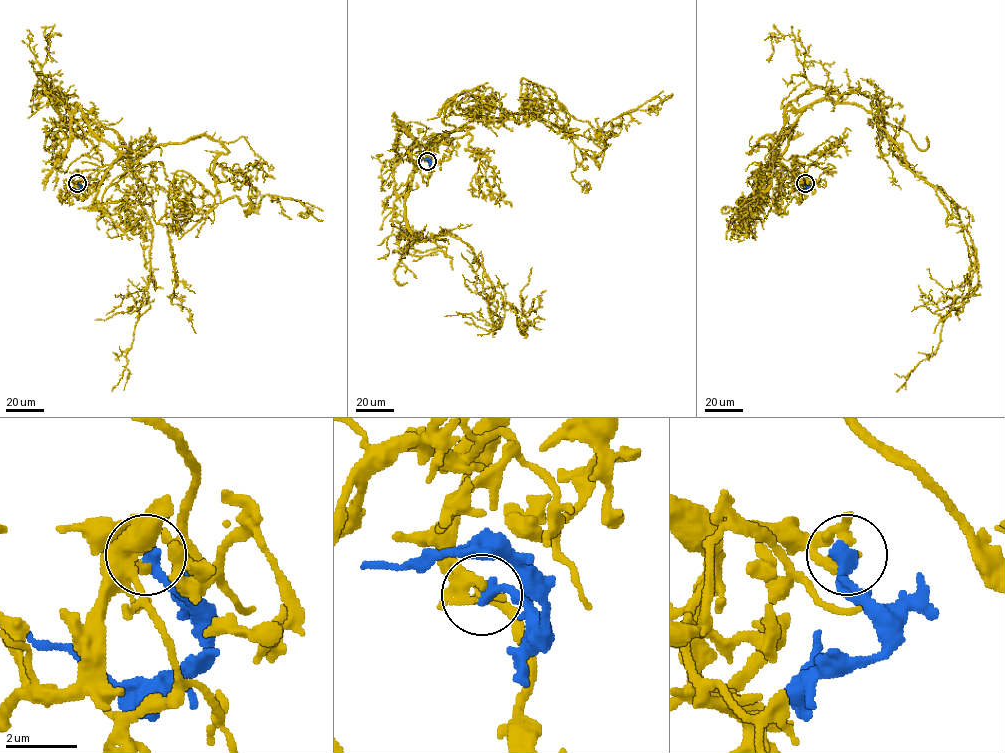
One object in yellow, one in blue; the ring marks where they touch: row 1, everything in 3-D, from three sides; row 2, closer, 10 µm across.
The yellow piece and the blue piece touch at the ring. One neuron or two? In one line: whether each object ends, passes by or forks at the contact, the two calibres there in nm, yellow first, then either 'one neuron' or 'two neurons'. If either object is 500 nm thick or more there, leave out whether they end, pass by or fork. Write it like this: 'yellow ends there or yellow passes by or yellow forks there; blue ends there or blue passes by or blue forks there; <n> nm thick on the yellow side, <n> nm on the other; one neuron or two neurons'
yellow ends there; blue ends there; 360 nm thick on the yellow side, 380 nm on the other; one neuron

